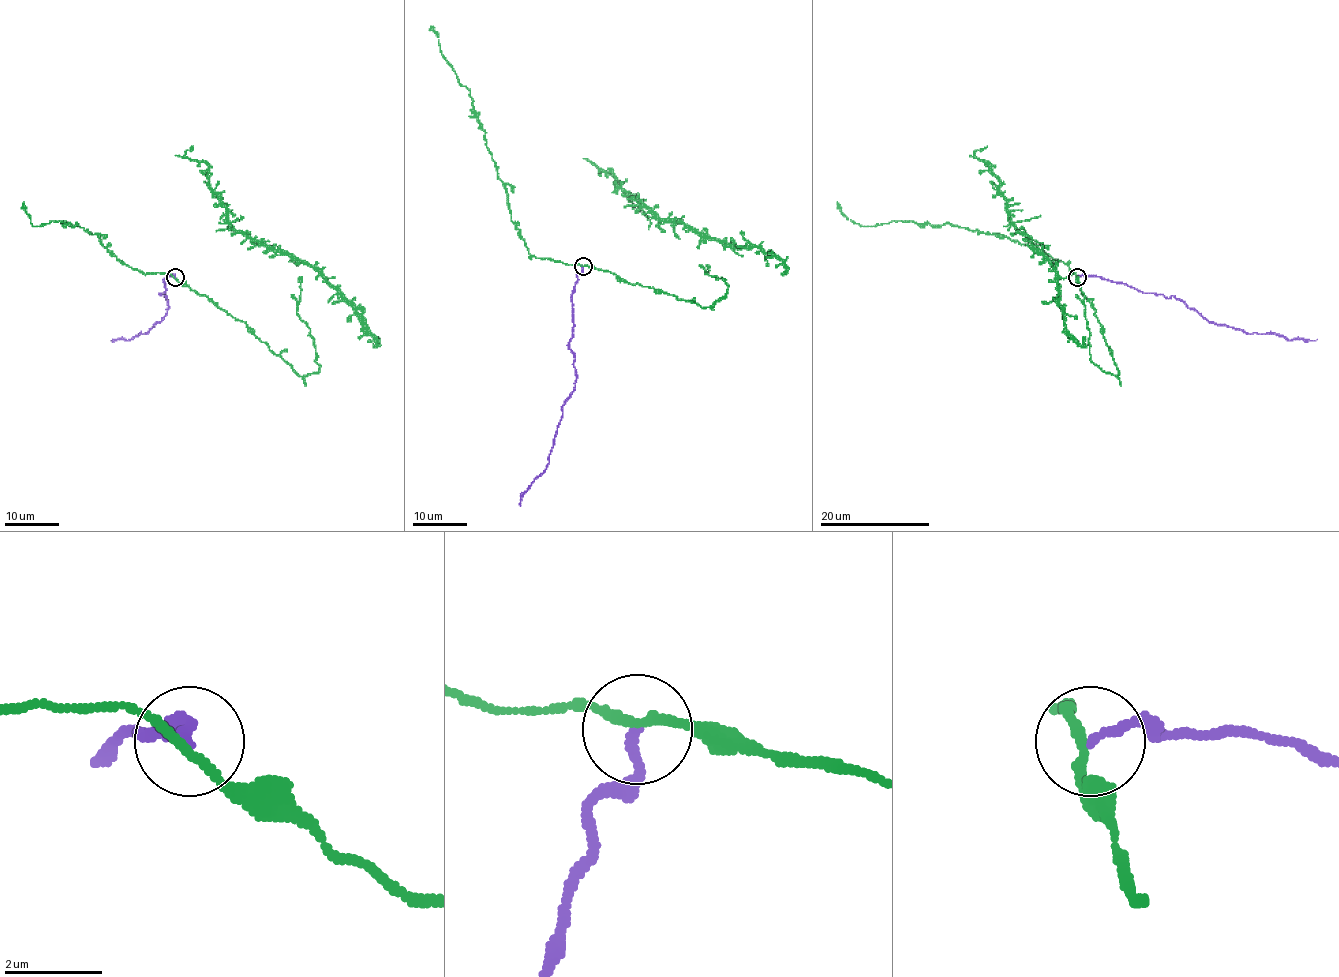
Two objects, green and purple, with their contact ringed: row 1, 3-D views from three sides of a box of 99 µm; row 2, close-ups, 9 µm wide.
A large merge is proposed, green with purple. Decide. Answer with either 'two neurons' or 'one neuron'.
two neurons

